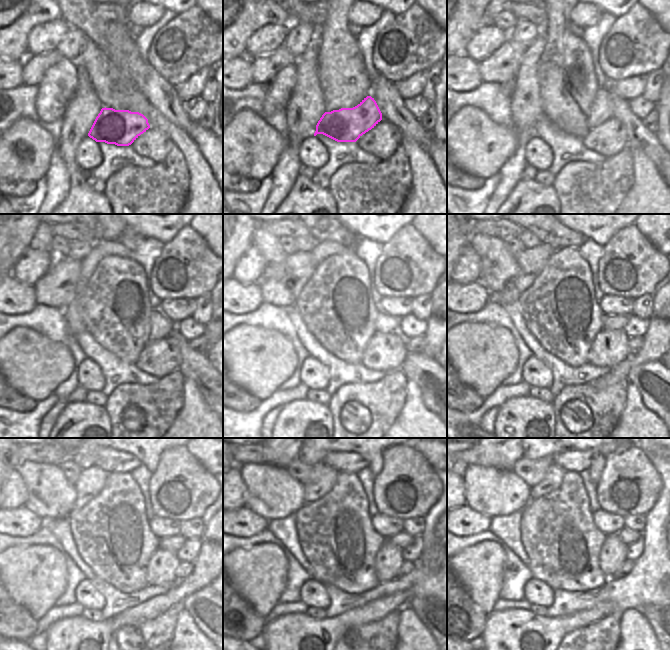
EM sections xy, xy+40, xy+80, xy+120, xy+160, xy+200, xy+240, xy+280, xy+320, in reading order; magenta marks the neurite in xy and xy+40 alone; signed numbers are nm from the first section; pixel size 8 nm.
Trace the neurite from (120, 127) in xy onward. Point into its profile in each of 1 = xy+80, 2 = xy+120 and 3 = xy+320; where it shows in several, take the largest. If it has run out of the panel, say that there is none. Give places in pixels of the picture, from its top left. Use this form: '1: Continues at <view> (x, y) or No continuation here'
1: Continues at xy+80 (602, 107)
2: Continues at xy+120 (161, 326)
3: Continues at xy+320 (628, 536)

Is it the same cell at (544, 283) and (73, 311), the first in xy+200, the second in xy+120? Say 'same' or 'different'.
different

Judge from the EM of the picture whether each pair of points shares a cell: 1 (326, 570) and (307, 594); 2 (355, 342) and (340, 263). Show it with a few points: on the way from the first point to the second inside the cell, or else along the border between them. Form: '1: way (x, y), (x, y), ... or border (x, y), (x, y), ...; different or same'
1: border (312, 577), (323, 584); different
2: way (341, 325), (323, 297), (335, 283); same

